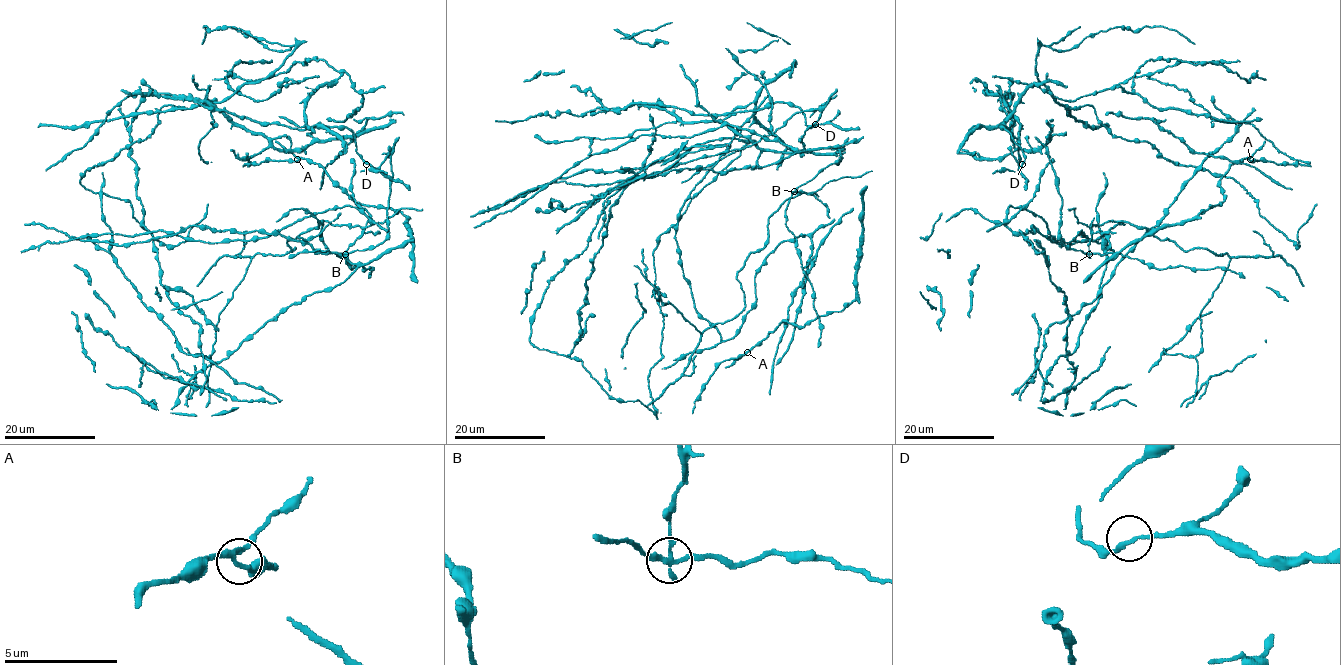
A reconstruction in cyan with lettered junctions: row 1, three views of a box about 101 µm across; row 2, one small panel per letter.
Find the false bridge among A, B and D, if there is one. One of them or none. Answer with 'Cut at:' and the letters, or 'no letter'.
Cut at: B

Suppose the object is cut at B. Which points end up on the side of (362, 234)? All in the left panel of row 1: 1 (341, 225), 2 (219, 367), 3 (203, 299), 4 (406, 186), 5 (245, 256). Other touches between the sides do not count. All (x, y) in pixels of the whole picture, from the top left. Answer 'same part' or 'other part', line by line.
1: same part
2: other part
3: other part
4: other part
5: same part

